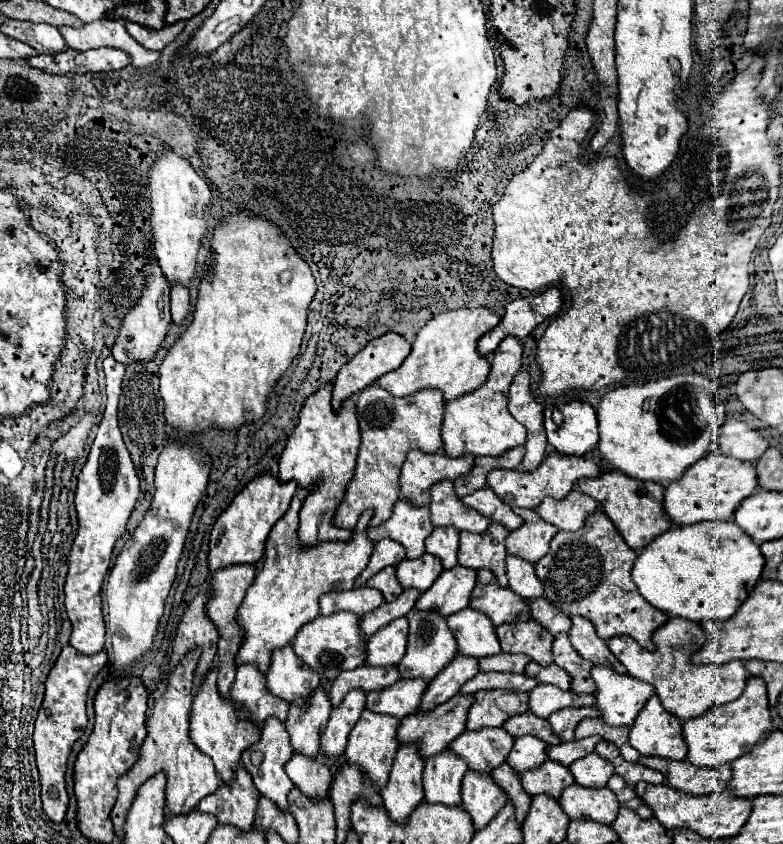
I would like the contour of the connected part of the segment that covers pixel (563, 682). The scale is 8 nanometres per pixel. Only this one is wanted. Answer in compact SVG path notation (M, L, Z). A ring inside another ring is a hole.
M529 662L525 668L525 674L529 678L535 678L539 684L553 684L561 690L569 690L569 674L559 668L557 664L549 664L549 666L539 666L537 662Z

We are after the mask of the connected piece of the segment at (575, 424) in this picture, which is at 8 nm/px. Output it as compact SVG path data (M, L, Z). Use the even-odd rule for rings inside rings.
M579 400L549 406L545 410L545 430L551 448L565 456L585 456L597 446L597 418L595 410ZM553 412L563 416L563 422L553 420Z

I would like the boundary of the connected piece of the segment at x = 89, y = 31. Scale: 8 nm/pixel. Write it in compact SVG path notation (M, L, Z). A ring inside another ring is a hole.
M119 18L93 20L93 22L83 24L81 28L59 26L59 32L65 38L67 46L73 50L79 50L79 52L91 50L91 48L101 48L101 46L121 48L127 54L131 54L131 58L133 58L131 64L135 68L145 68L159 60L159 52L147 50L137 40L133 40L129 36L129 32L125 30L125 22Z

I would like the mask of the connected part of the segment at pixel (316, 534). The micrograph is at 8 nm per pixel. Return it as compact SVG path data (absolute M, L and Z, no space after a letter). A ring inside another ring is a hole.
M331 384L315 392L307 398L305 406L299 414L299 424L287 440L287 446L279 458L279 474L277 478L283 482L295 480L301 488L307 488L309 494L303 500L303 508L299 512L299 542L303 548L317 546L321 542L349 542L351 530L335 528L333 514L345 496L345 488L353 478L353 466L357 462L361 436L359 424L355 416L355 402L347 398L337 412L331 408Z

